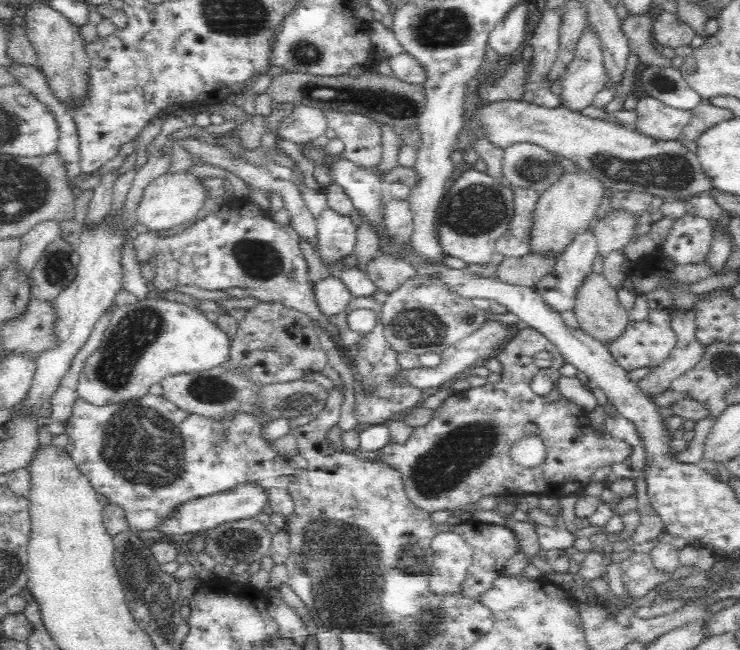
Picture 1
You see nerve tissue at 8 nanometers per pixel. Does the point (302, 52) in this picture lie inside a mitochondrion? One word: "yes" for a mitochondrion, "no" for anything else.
yes

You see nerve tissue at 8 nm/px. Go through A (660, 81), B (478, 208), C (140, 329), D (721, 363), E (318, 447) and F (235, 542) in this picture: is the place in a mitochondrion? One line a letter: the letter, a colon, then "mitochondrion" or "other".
A: mitochondrion
B: mitochondrion
C: mitochondrion
D: mitochondrion
E: other
F: mitochondrion

